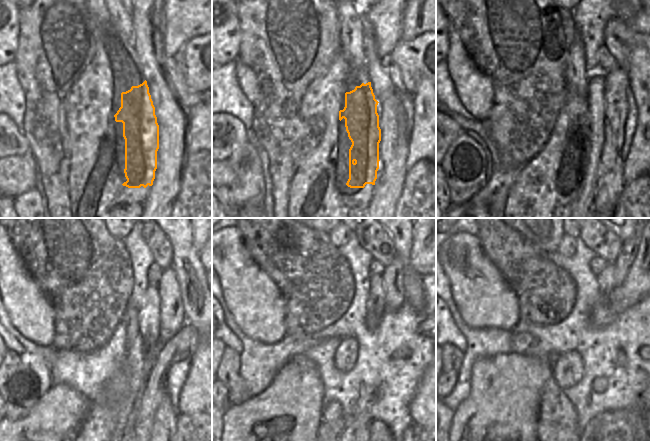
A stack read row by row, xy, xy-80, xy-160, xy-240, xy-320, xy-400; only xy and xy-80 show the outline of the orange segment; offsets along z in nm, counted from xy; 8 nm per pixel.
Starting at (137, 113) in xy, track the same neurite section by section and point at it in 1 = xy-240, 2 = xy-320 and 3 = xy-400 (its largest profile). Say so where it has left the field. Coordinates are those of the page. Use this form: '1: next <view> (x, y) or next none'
1: next xy-240 (148, 317)
2: next xy-320 (375, 307)
3: next xy-400 (605, 279)

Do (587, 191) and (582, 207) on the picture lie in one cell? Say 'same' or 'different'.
same

